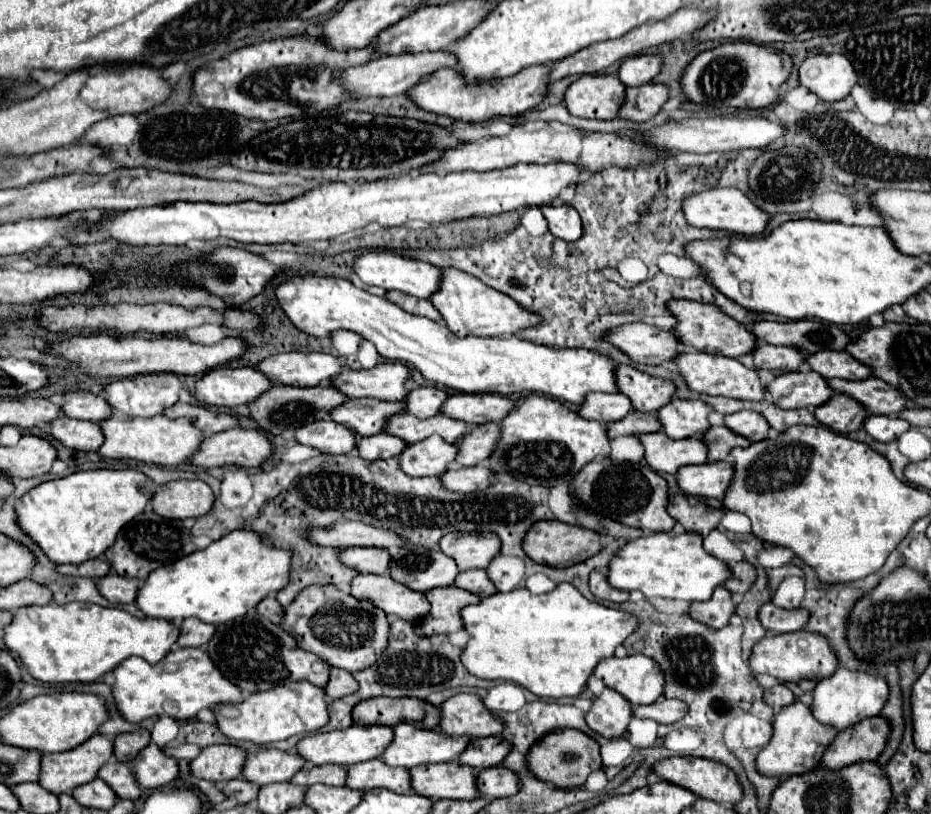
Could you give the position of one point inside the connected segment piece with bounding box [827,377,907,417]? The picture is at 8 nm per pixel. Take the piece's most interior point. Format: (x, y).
(878, 398)

